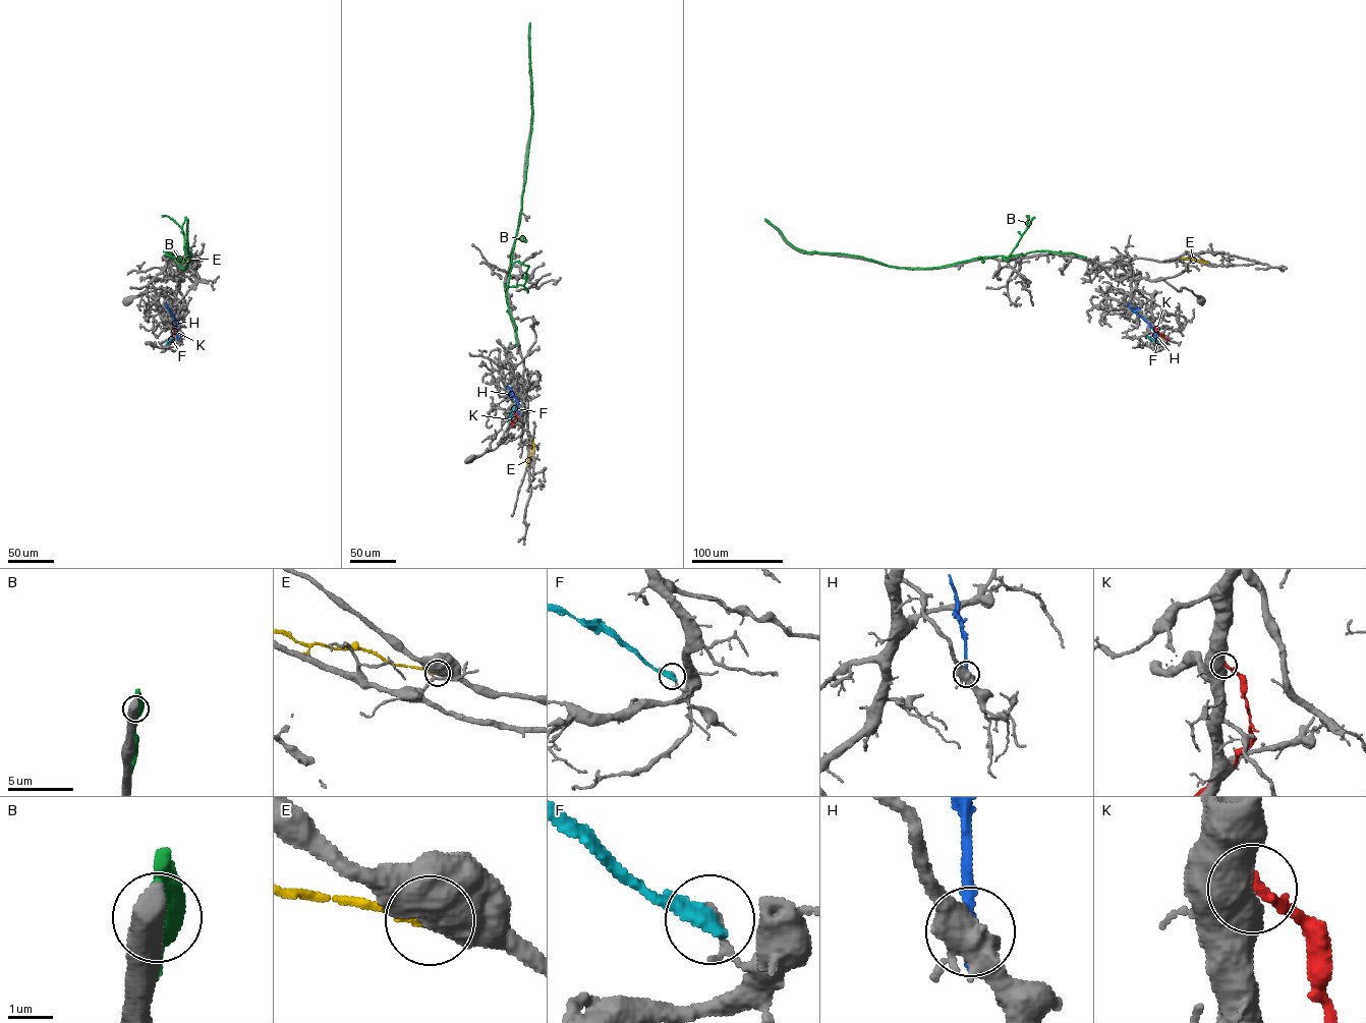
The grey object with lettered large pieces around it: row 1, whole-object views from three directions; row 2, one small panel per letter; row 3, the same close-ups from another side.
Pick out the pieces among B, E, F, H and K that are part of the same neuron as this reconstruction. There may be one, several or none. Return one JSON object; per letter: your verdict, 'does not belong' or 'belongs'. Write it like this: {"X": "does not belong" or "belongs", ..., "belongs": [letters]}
{"B": "does not belong", "E": "does not belong", "F": "does not belong", "H": "does not belong", "K": "does not belong", "belongs": []}

